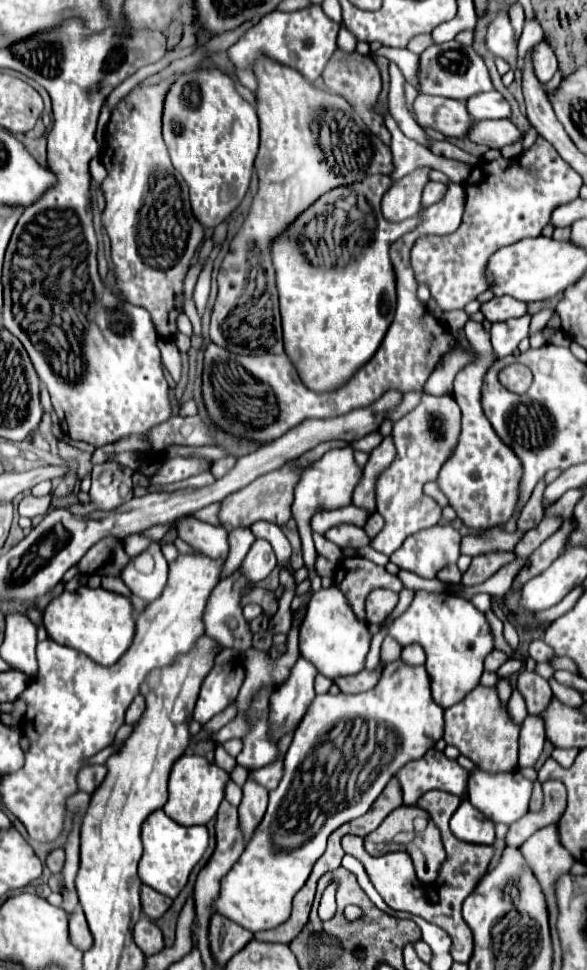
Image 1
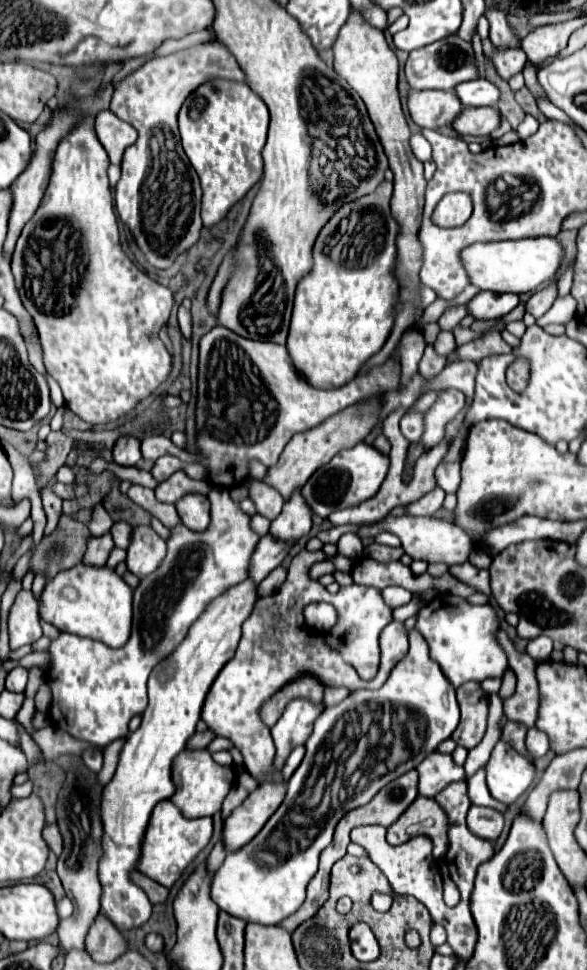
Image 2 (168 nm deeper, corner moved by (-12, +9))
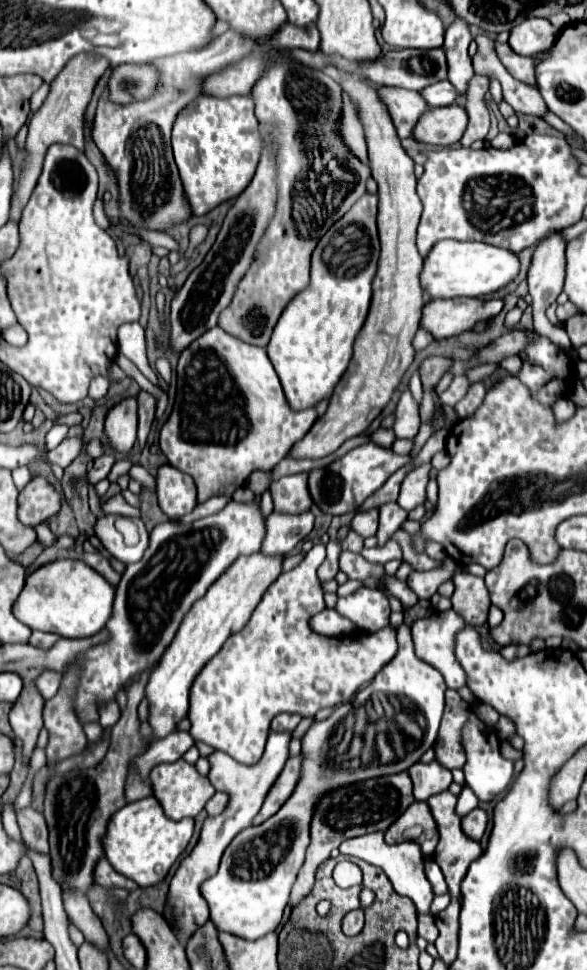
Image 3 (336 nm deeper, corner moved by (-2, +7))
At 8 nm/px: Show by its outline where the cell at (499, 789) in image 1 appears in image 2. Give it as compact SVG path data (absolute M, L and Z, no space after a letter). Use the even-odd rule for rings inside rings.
M499 740L487 762L487 786L493 798L515 804L533 784L535 766Z

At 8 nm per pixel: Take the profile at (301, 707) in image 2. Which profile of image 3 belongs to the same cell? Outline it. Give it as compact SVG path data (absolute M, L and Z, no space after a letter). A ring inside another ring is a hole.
M271 732L267 746L265 746L265 754L263 758L253 764L253 766L245 766L245 764L233 764L233 758L225 752L213 752L211 756L207 756L209 760L209 780L215 786L215 790L225 792L229 796L229 802L225 806L225 810L219 816L213 818L205 818L203 822L203 830L199 836L197 846L191 850L191 854L179 864L173 880L171 880L171 888L169 888L169 902L173 906L173 914L175 914L175 922L179 928L179 938L185 942L197 928L201 928L207 920L209 920L209 910L207 910L207 902L203 900L199 886L211 878L217 868L219 868L219 860L221 854L225 852L225 848L231 844L231 840L245 828L249 828L253 824L253 818L257 816L257 812L263 806L263 800L267 796L267 792L271 790L273 782L277 780L277 776L281 774L287 758L289 758L289 740L291 736L287 732Z

